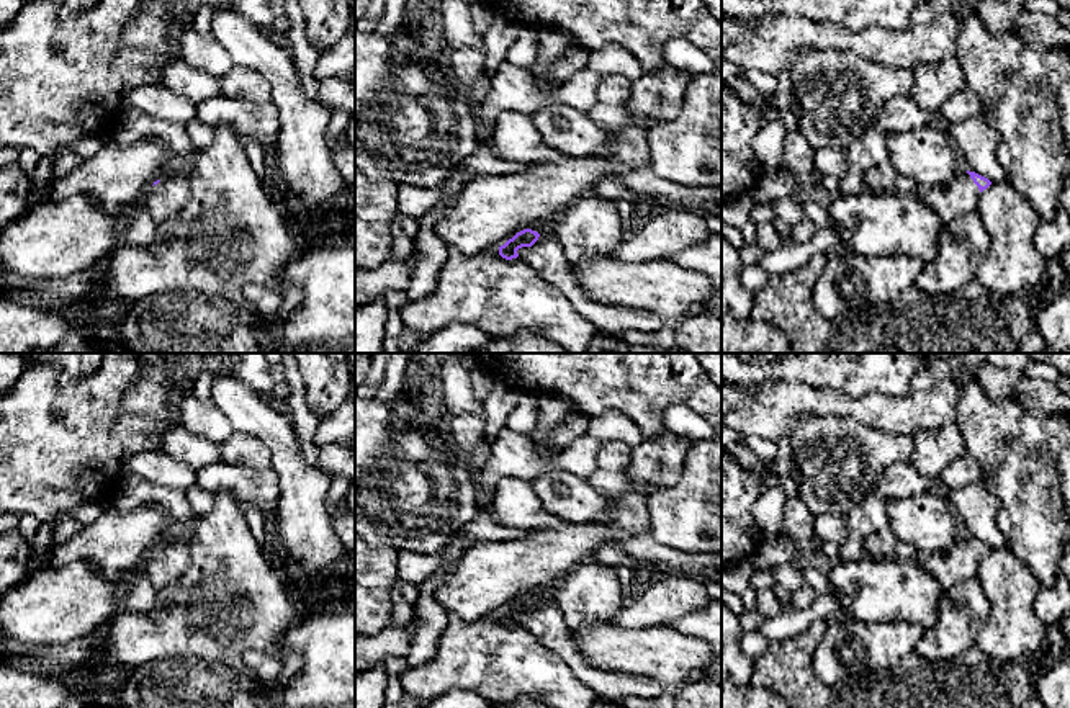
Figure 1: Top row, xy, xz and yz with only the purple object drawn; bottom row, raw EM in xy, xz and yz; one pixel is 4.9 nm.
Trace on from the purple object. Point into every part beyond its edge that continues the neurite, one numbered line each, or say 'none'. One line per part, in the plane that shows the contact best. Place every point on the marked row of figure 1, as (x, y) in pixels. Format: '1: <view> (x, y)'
1: yz (957, 198)

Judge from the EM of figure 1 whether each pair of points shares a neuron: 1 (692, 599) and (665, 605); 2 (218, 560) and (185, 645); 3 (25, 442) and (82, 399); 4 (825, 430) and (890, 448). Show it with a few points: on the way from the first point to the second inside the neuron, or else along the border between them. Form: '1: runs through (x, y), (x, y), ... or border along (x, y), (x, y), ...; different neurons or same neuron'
1: runs through (686, 599), (671, 599); same neuron
2: runs through (218, 581), (218, 600), (195, 623); same neuron
3: runs through (40, 442), (71, 414); same neuron
4: runs through (841, 432), (874, 448); same neuron

